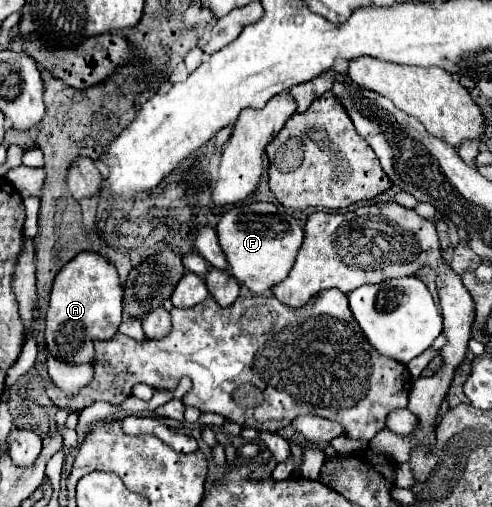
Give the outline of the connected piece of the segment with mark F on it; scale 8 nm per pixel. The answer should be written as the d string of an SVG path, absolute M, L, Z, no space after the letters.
M265 201L241 203L229 209L217 223L217 235L229 265L229 273L257 295L269 291L273 285L285 279L303 243L303 227L299 221Z

